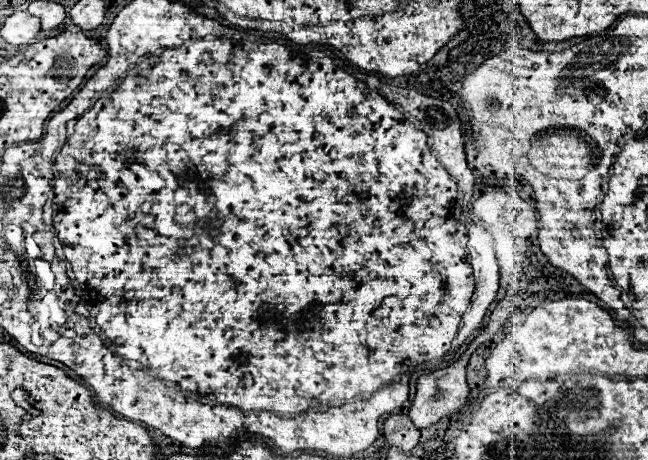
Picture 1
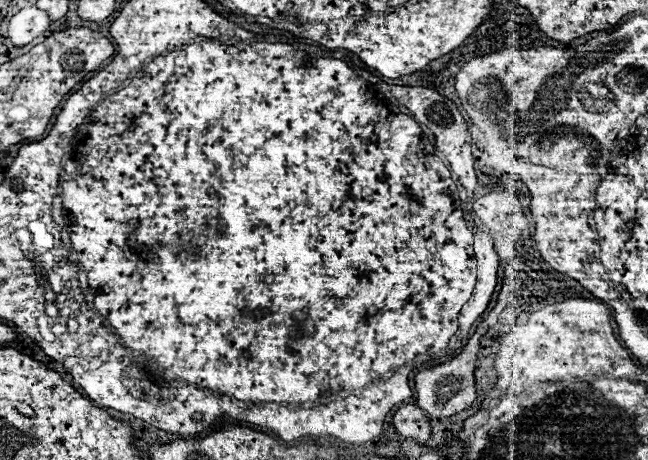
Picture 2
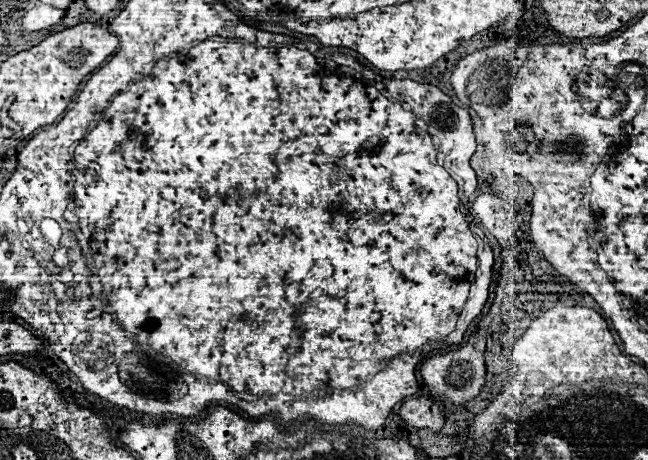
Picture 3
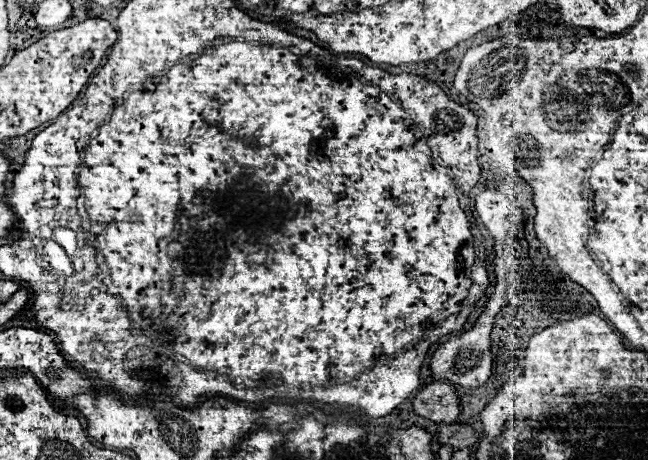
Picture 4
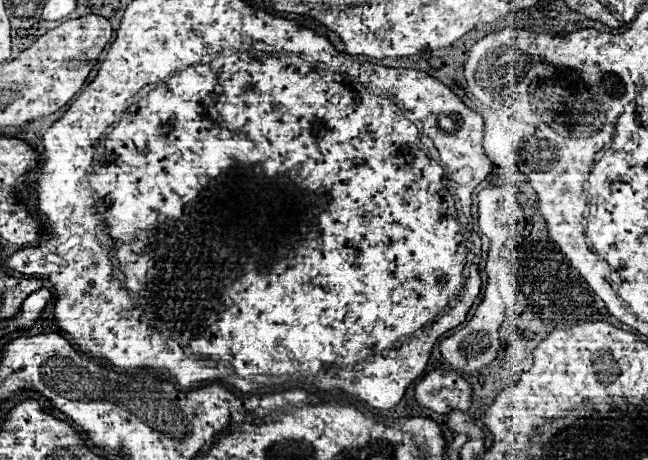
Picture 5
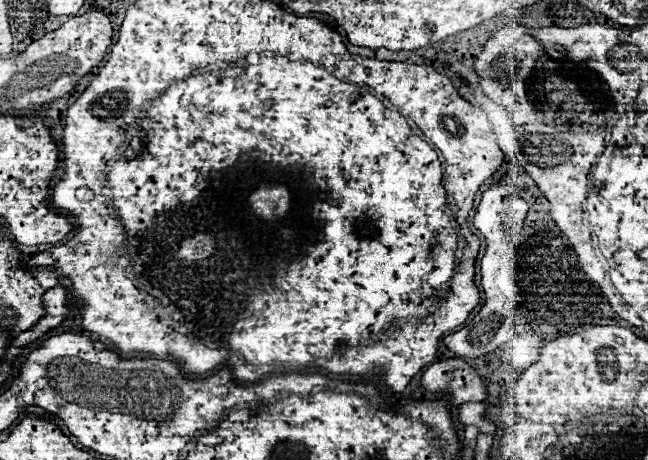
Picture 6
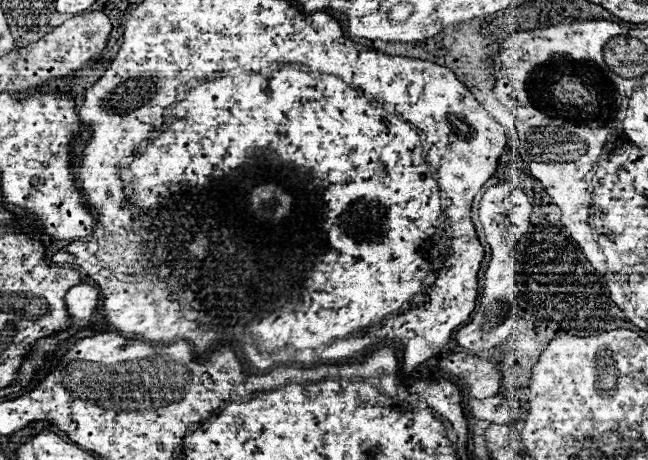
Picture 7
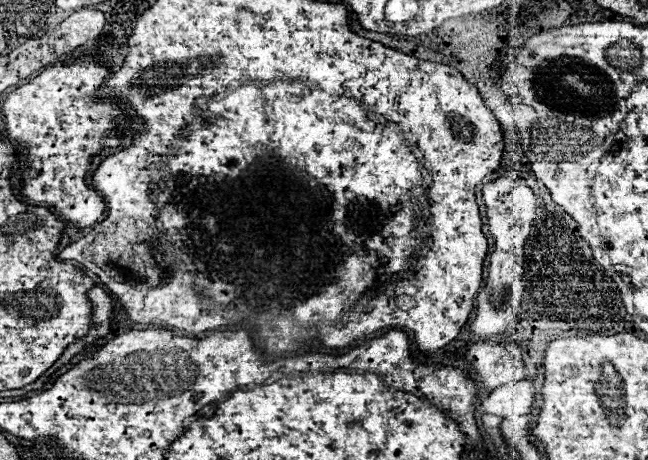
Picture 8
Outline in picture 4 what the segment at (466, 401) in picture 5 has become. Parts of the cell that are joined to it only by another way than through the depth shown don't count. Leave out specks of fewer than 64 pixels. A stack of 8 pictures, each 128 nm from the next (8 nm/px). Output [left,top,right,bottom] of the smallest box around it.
[412,382,460,422]

